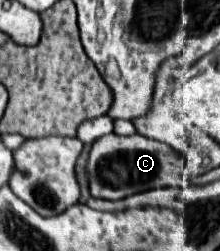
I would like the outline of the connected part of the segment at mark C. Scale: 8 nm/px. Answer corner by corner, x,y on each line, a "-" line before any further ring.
109,133
93,141
85,171
87,171
91,197
117,201
141,191
181,185
183,167
185,167
185,159
181,159
177,151
173,151
169,145
161,141
143,137
137,133
127,137

